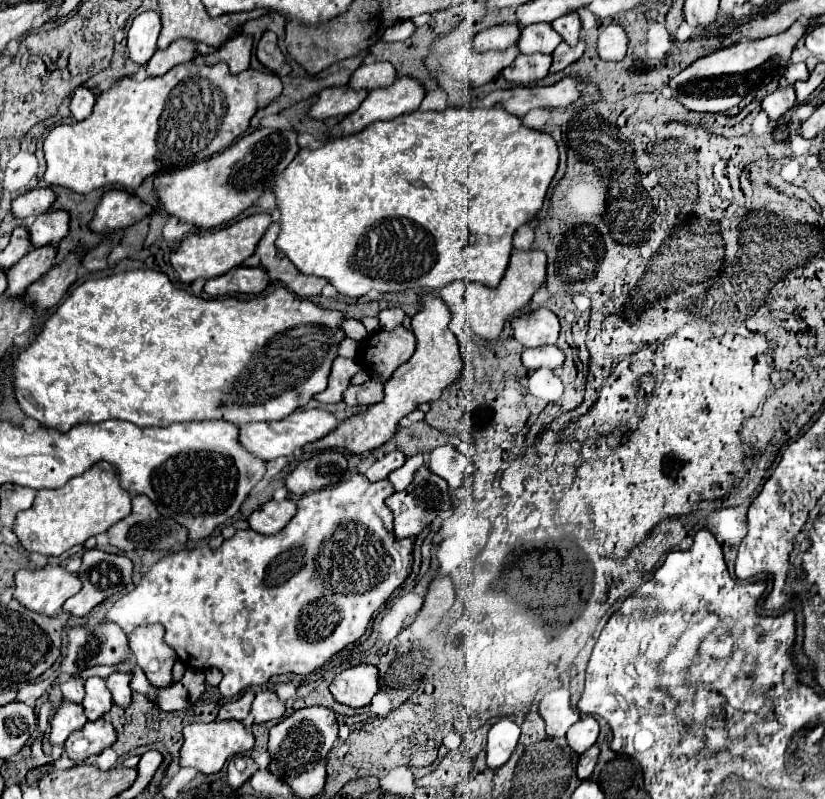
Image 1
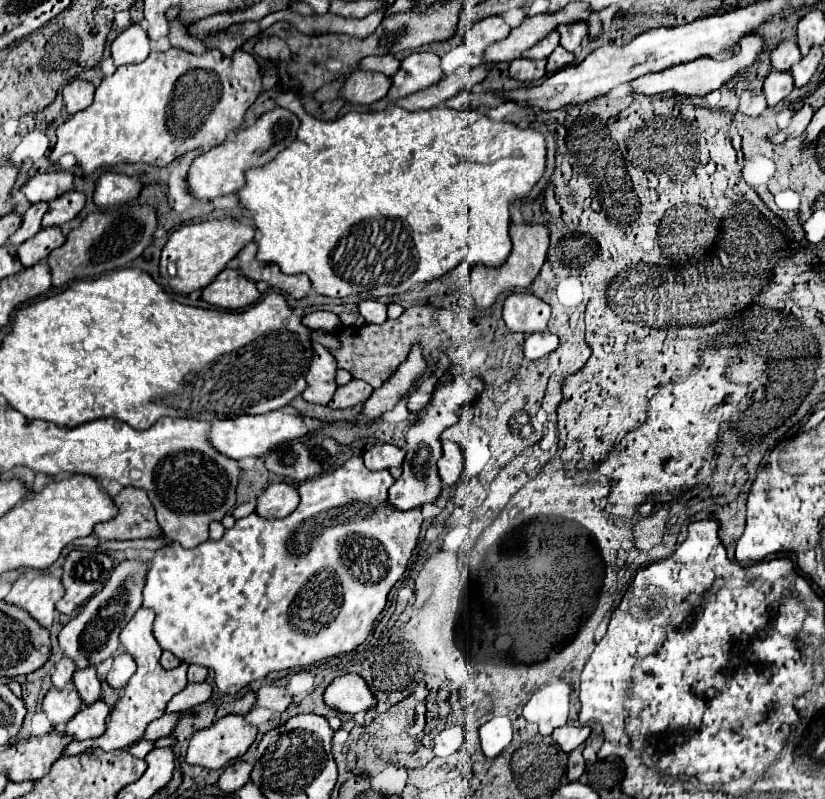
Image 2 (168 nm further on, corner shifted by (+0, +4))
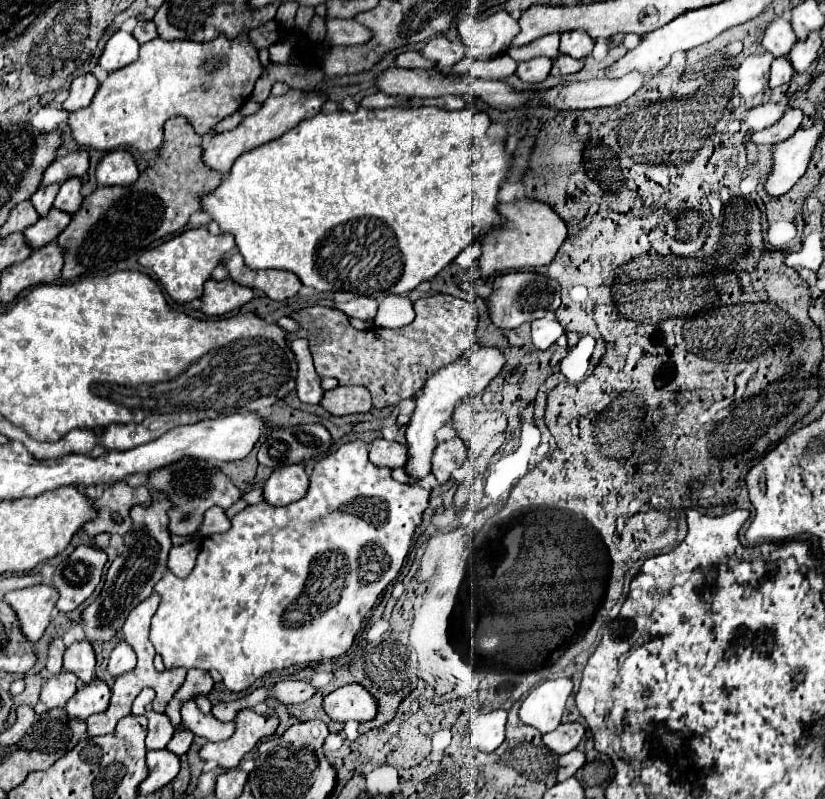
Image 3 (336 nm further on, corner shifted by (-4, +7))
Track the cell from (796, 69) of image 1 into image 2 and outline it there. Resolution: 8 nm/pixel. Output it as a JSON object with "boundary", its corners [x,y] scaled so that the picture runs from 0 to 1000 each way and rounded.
{"boundary":[[[949,51],[947,56],[942,56],[935,64],[935,81],[939,89],[947,89],[947,91],[956,89],[959,81],[964,81],[968,76],[971,76],[971,66],[961,51]]]}

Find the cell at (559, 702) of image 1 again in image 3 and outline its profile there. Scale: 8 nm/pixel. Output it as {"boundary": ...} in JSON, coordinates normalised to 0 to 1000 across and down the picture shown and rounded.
{"boundary":[[[690,849],[661,851],[634,876],[629,901],[653,916],[668,916],[680,906],[687,874],[692,871],[695,854]]]}

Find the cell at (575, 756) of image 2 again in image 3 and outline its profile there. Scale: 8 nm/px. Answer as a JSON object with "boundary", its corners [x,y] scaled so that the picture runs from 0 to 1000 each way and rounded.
{"boundary":[[[695,939],[690,944],[678,946],[678,951],[675,951],[675,979],[682,979],[690,971],[695,971],[707,956],[709,956],[709,944],[702,939]]]}

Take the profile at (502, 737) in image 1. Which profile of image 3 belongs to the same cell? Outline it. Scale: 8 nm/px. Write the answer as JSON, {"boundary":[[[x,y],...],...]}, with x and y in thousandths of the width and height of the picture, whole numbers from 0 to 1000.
{"boundary":[[[598,889],[590,894],[581,894],[571,901],[571,929],[583,941],[598,941],[607,934],[612,926],[612,904],[615,891],[612,889]]]}

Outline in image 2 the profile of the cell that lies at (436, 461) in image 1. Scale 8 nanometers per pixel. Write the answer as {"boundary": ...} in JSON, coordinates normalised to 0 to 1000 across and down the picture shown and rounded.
{"boundary":[[[537,552],[537,572],[530,577],[537,607],[554,607],[561,589],[561,564],[549,552]]]}

